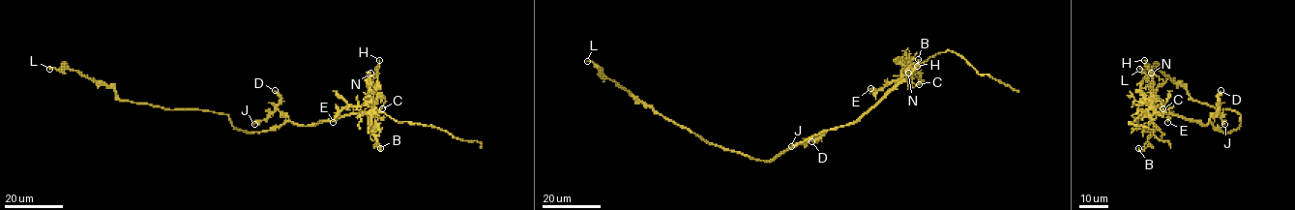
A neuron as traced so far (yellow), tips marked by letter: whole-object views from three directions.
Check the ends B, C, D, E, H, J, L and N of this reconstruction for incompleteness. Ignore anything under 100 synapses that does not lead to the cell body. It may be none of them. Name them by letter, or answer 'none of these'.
none of these

